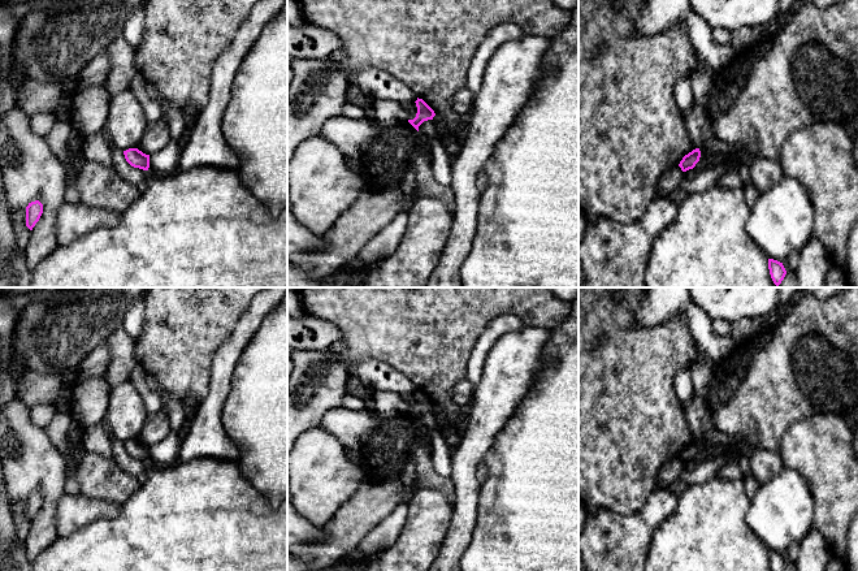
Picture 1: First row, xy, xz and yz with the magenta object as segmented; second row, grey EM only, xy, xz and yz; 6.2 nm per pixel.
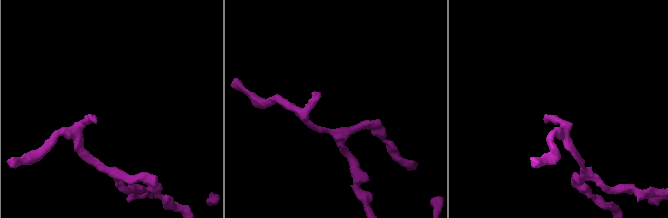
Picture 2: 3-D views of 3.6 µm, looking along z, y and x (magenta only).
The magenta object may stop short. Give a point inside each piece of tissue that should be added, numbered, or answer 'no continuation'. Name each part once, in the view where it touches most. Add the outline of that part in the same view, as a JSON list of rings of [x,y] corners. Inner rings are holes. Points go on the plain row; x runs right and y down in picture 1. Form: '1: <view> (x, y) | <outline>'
no continuation

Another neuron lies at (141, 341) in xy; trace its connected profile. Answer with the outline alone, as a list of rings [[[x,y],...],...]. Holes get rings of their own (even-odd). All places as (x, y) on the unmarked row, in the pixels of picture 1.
[[[150,287],[144,300],[146,329],[136,338],[139,365],[156,378],[170,398],[182,403],[186,397],[192,397],[202,403],[209,392],[211,367],[218,347],[263,289]]]

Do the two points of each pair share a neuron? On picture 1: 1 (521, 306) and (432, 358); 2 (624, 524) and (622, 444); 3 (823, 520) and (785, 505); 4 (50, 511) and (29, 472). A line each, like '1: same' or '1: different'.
1: same
2: different
3: different
4: same

